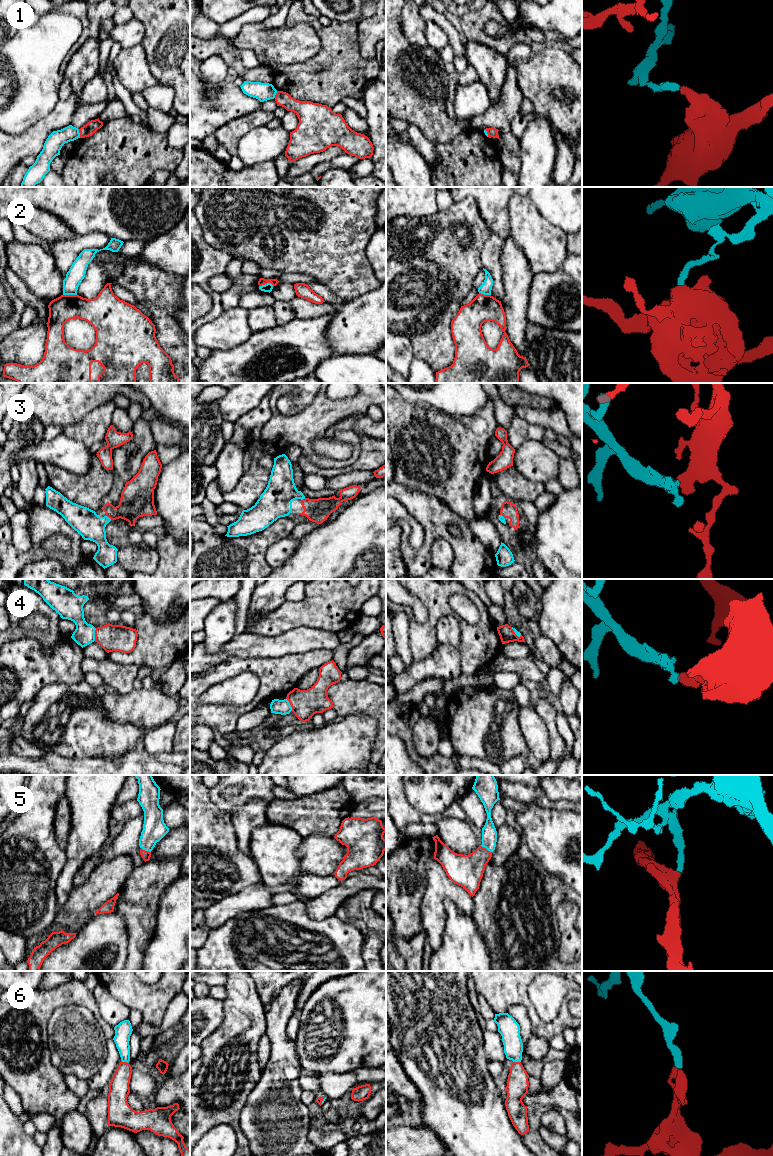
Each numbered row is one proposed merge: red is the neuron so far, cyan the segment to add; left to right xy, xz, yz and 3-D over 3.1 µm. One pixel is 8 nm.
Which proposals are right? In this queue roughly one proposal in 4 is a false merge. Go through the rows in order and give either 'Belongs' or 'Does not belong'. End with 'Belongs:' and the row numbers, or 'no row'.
1: Does not belong
2: Does not belong
3: Belongs
4: Does not belong
5: Belongs
6: Belongs
Belongs: 3, 5, 6

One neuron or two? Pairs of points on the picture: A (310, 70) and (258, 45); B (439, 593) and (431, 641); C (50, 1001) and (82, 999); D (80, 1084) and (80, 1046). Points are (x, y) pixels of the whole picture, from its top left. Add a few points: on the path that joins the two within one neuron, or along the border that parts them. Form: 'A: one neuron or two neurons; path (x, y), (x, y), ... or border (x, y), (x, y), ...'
A: two neurons; border (318, 52), (302, 62), (273, 63)
B: one neuron; path (437, 605), (431, 629)
C: one neuron; path (58, 998), (74, 998)
D: two neurons; border (65, 1074), (71, 1074), (87, 1081)

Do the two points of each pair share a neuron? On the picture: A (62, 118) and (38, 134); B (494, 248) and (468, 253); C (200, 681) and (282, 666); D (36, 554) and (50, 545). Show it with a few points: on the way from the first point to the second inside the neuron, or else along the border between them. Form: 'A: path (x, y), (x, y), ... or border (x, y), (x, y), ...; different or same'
A: path (56, 120), (44, 128); same
B: border (491, 233), (481, 251), (480, 261), (482, 267); different
C: path (220, 673), (234, 665), (251, 664), (262, 666); same
D: border (42, 542), (42, 546), (46, 550), (67, 551); different

